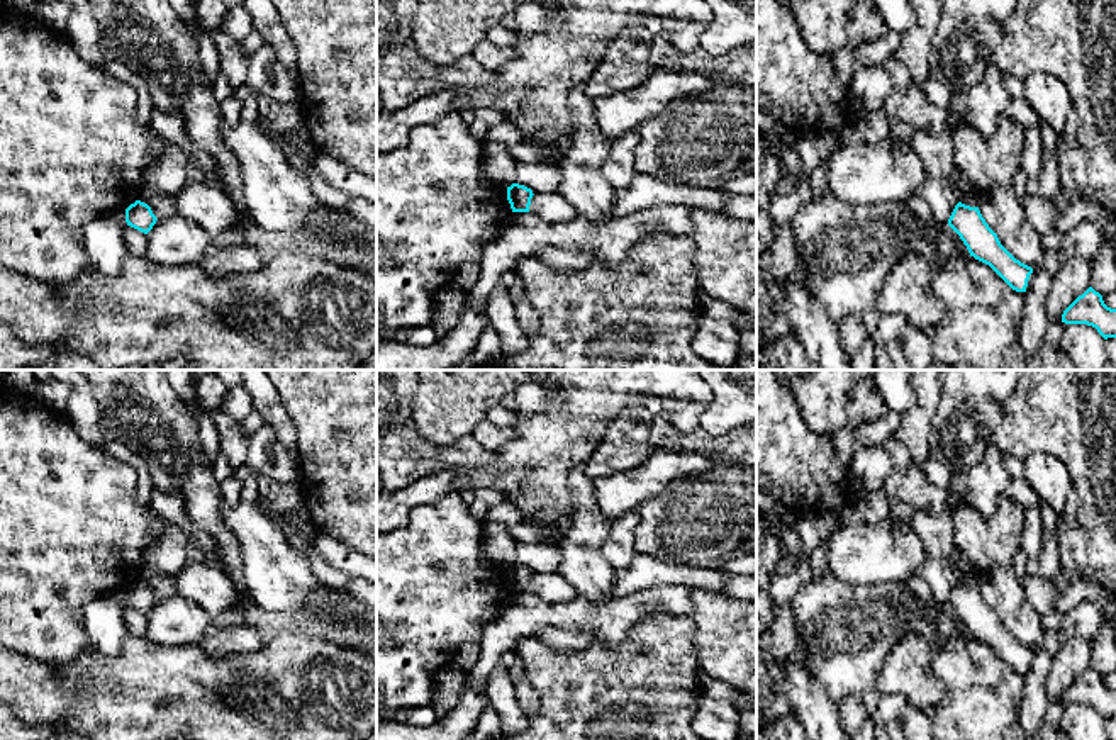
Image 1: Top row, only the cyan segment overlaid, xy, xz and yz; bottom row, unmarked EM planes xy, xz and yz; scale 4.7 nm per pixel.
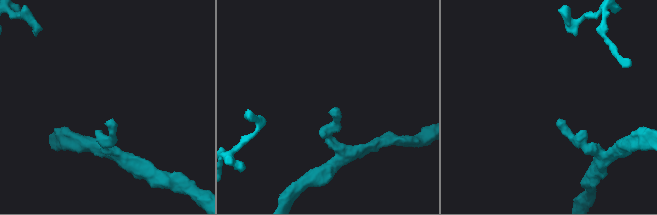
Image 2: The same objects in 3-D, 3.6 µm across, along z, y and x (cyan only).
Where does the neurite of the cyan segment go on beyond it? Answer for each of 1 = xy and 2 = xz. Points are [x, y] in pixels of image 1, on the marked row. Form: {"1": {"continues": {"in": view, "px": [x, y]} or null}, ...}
{"1": {"continues": null}, "2": {"continues": null}}

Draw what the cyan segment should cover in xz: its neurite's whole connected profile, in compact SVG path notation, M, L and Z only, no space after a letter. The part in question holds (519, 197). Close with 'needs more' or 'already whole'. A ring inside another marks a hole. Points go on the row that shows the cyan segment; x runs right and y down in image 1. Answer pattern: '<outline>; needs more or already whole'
M512 183L507 187L507 200L512 212L529 212L533 195L533 190L524 185Z; already whole

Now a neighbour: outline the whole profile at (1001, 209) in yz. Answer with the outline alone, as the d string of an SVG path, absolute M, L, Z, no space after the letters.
M996 188L984 195L979 210L1016 260L1031 268L1041 260L1041 236L1028 221L1013 188Z

